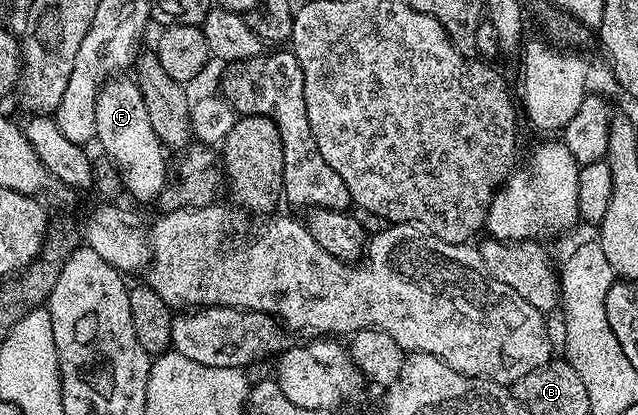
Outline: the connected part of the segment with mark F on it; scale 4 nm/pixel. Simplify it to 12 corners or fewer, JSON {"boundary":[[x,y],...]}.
{"boundary":[[137,83],[98,89],[96,140],[138,200],[168,183]]}

